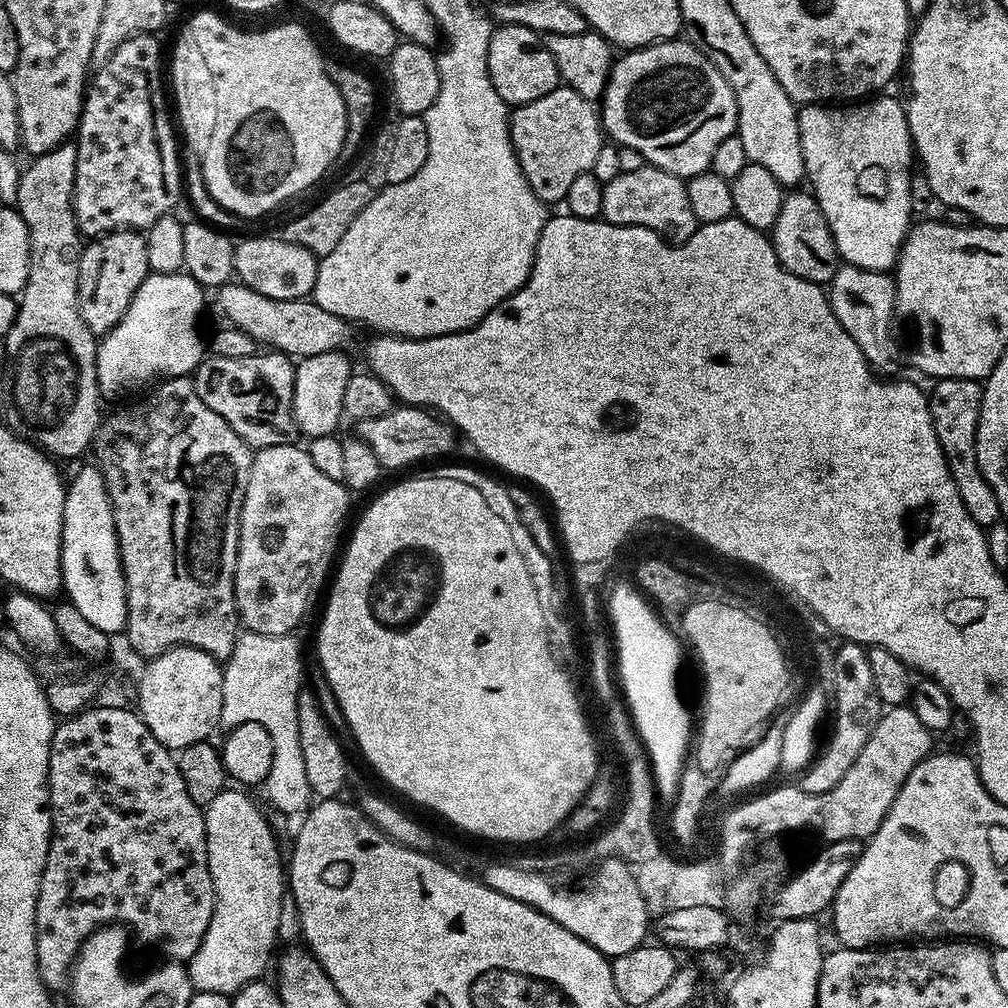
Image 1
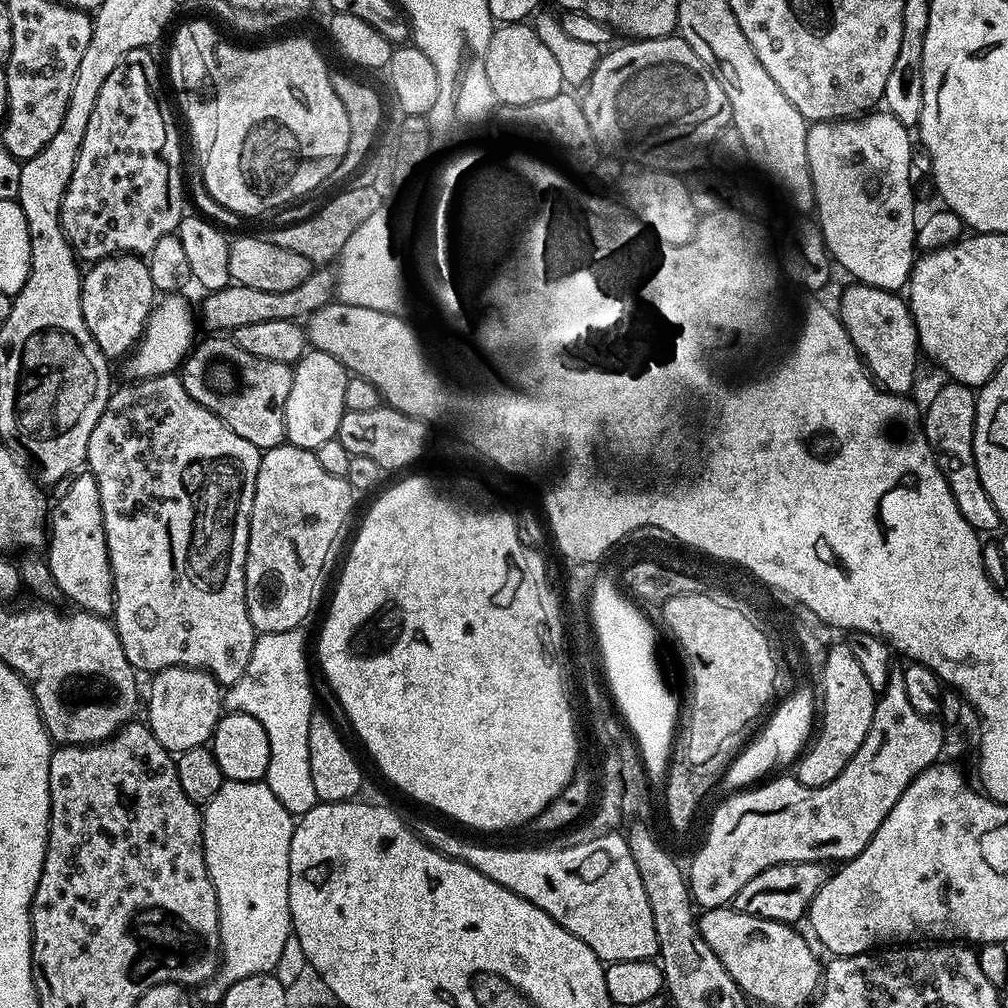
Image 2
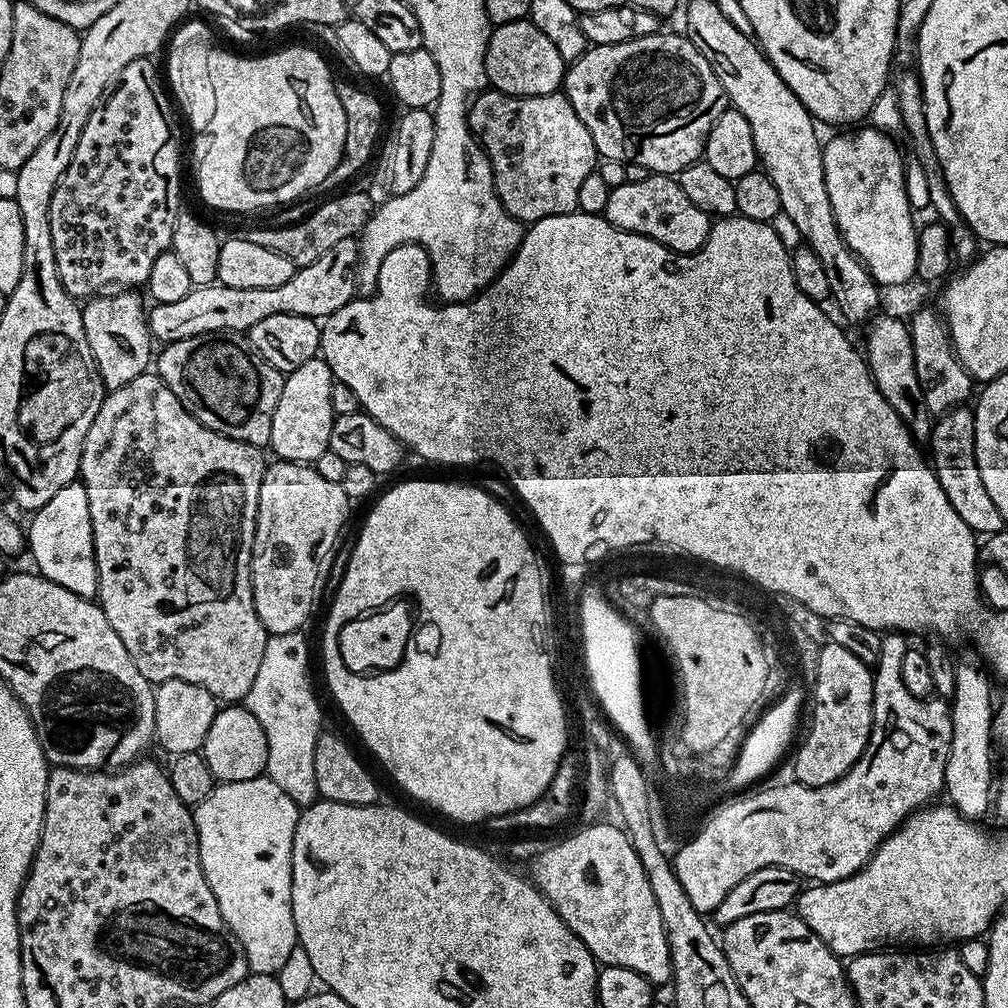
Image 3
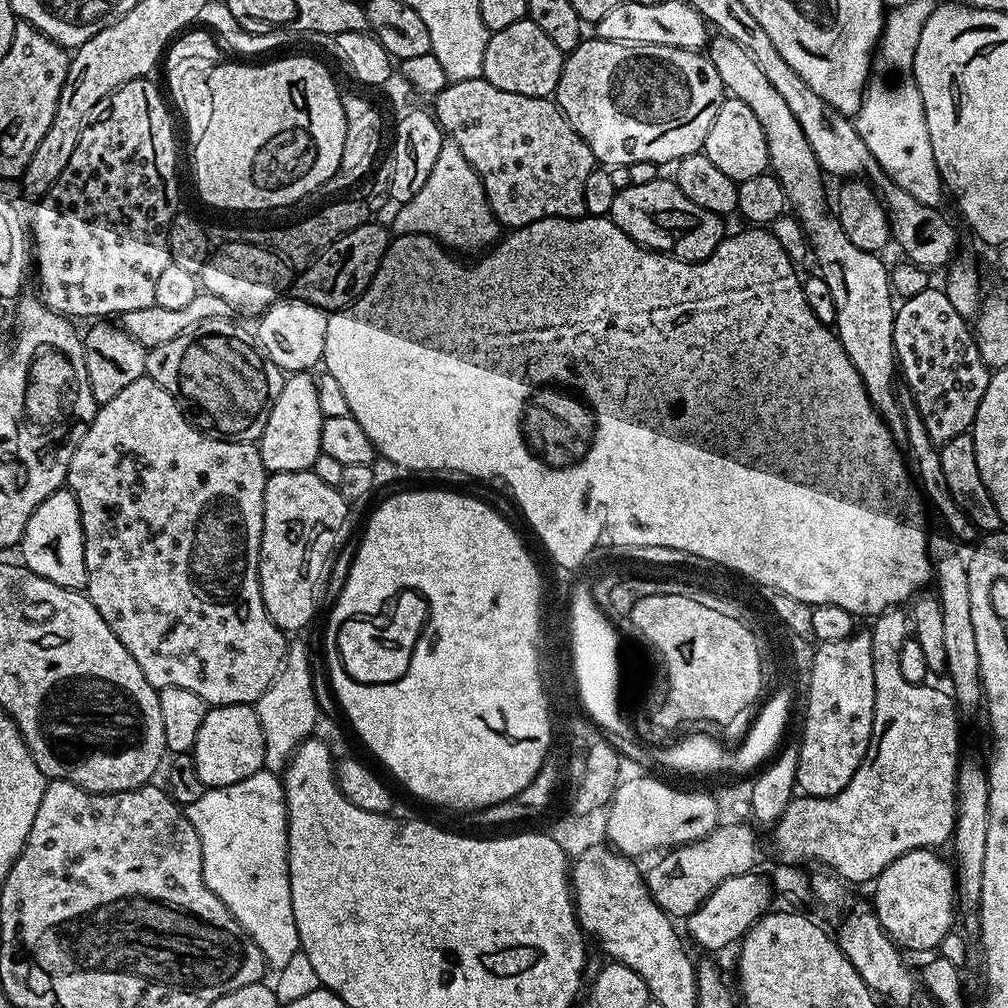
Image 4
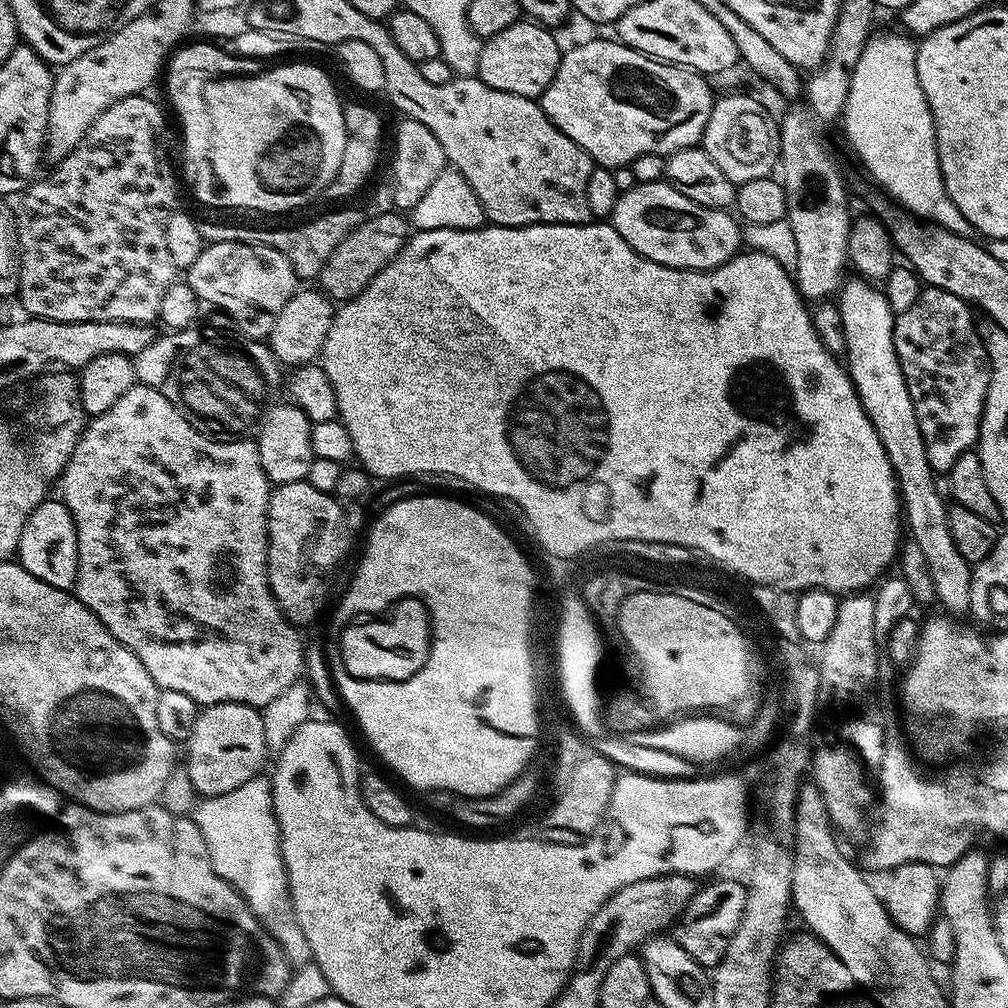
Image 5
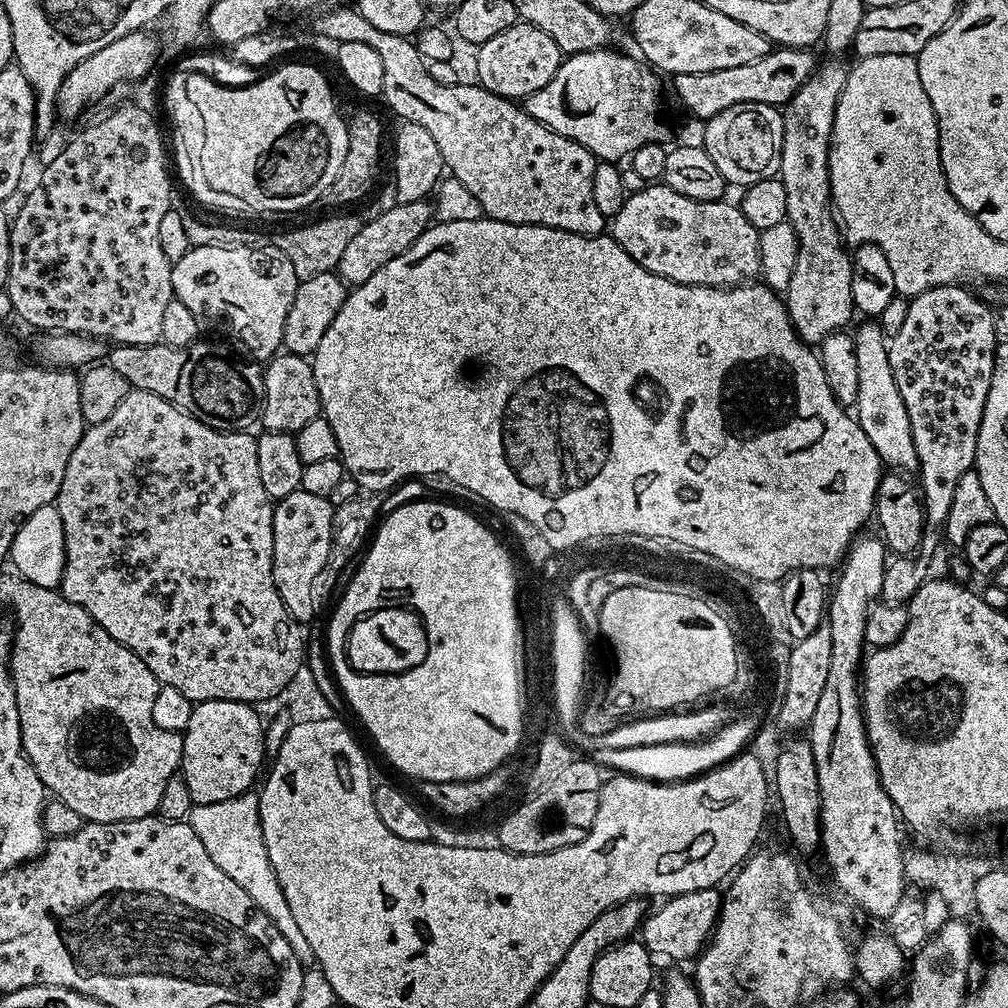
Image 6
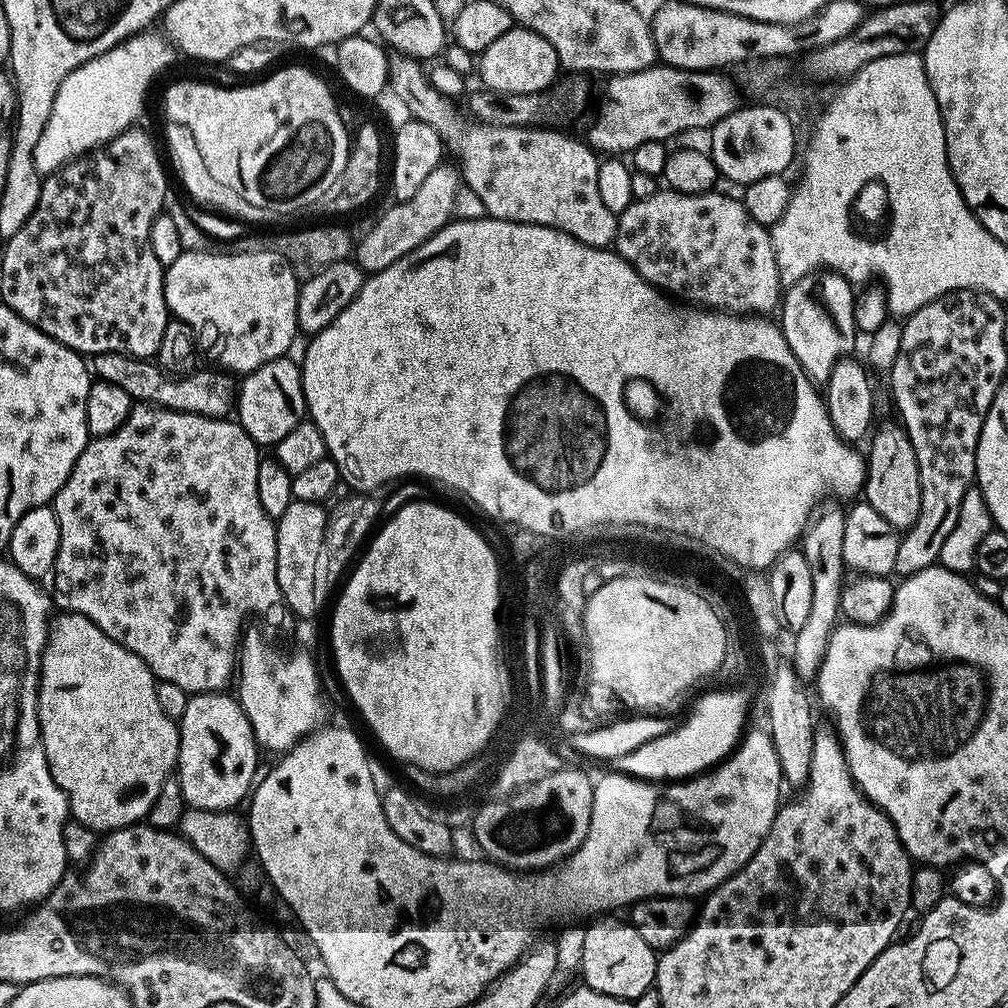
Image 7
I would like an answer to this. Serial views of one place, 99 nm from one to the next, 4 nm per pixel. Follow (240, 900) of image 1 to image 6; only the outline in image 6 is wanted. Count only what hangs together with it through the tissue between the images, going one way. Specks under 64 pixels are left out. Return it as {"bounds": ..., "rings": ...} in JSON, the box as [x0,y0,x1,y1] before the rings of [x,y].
{"bounds":[186,790,316,966],"rings":[[[249,790],[241,796],[226,798],[226,802],[210,802],[209,804],[193,804],[186,823],[202,838],[202,846],[210,854],[223,872],[230,874],[246,894],[278,926],[282,938],[290,942],[290,950],[305,966],[311,965],[316,959],[314,950],[310,950],[310,942],[302,938],[302,929],[294,922],[294,913],[286,902],[286,894],[282,894],[282,886],[270,866],[270,858],[266,854],[266,842],[262,838],[262,822],[260,821],[260,798],[255,791]]]}

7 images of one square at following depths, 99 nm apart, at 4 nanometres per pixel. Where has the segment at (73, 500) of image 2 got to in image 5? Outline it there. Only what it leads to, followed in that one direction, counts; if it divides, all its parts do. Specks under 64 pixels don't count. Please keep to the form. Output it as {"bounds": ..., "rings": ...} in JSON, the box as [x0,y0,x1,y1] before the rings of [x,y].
{"bounds":[18,499,78,590],"rings":[[[52,499],[43,500],[30,514],[22,530],[18,562],[30,574],[34,574],[34,578],[42,578],[42,582],[50,586],[68,590],[76,583],[76,559],[78,558],[76,527],[63,499]]]}

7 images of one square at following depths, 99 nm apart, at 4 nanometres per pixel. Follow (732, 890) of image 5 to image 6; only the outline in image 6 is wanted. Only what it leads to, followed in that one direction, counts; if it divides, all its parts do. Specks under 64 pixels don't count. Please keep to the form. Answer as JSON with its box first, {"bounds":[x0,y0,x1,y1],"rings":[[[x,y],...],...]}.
{"bounds":[638,887,722,961],"rings":[[[719,887],[703,888],[686,894],[667,897],[657,912],[649,911],[638,936],[649,952],[657,957],[669,956],[672,960],[695,961],[704,951],[712,931],[716,929],[716,921],[720,919],[722,892]]]}

